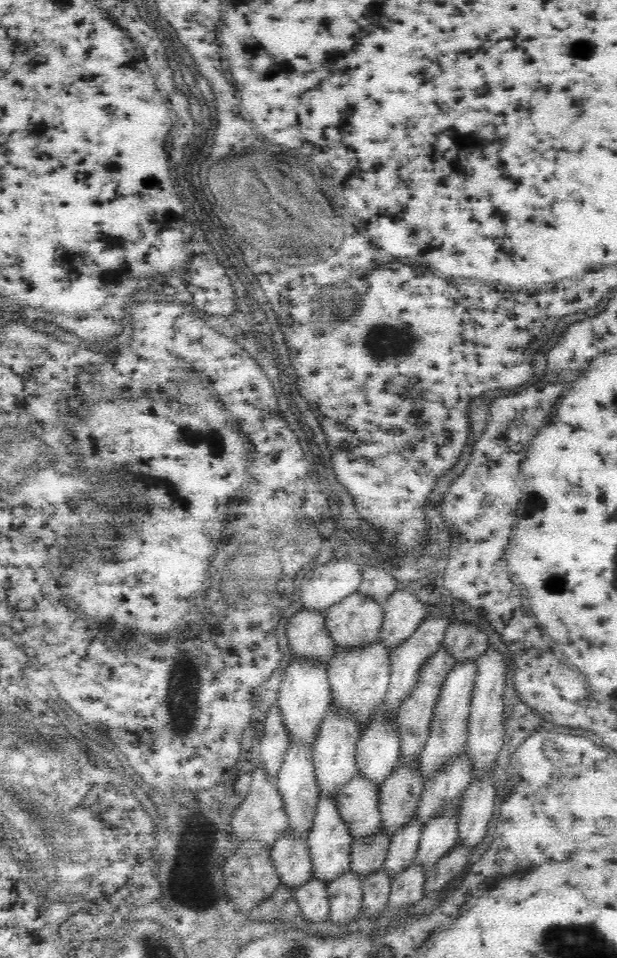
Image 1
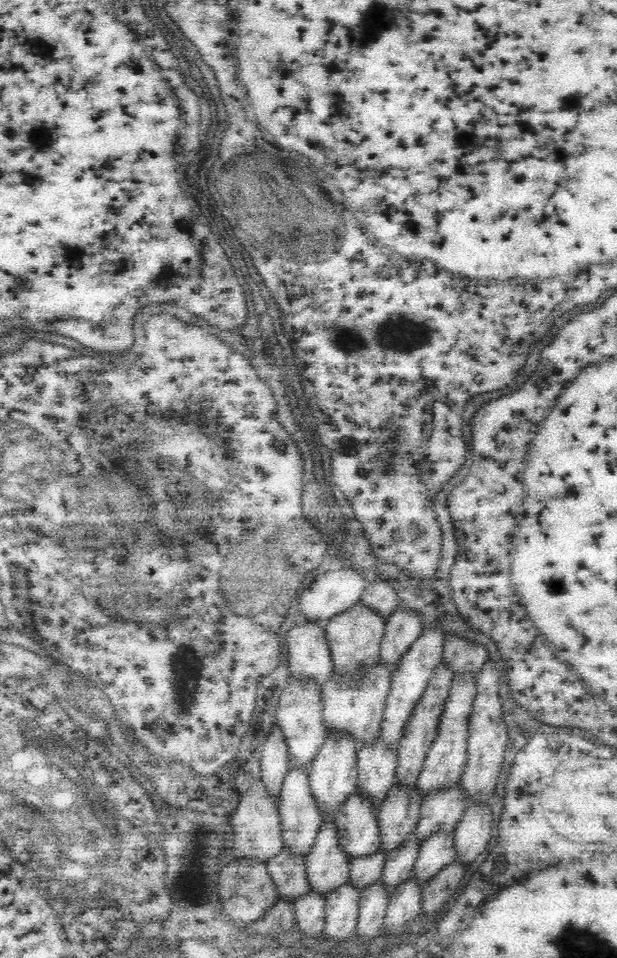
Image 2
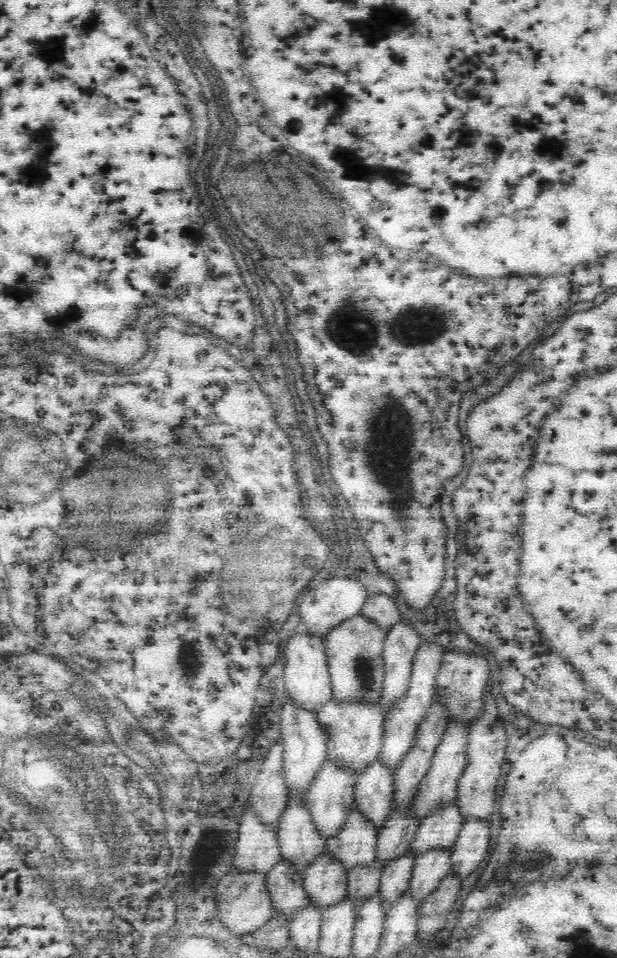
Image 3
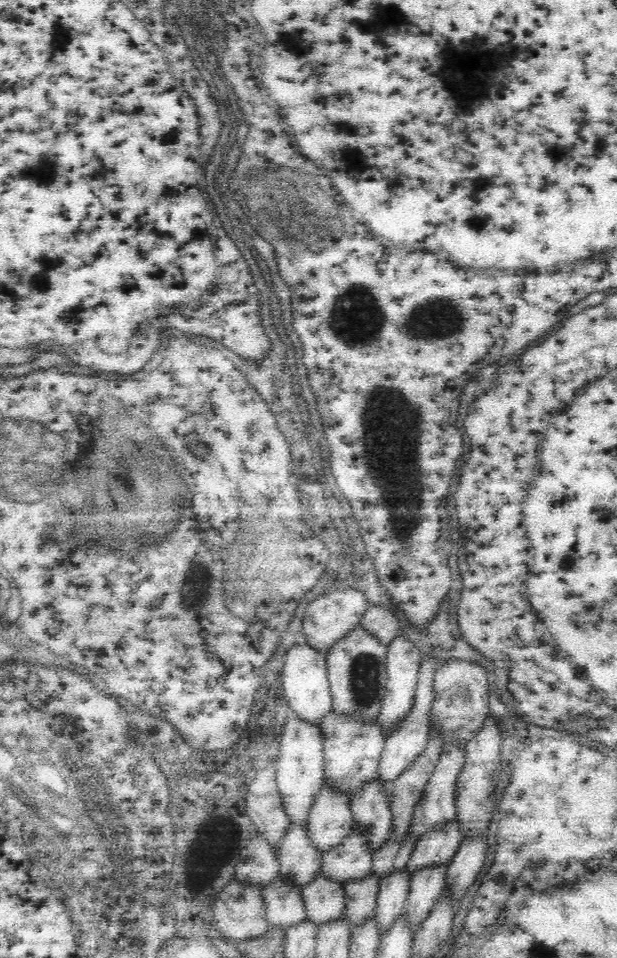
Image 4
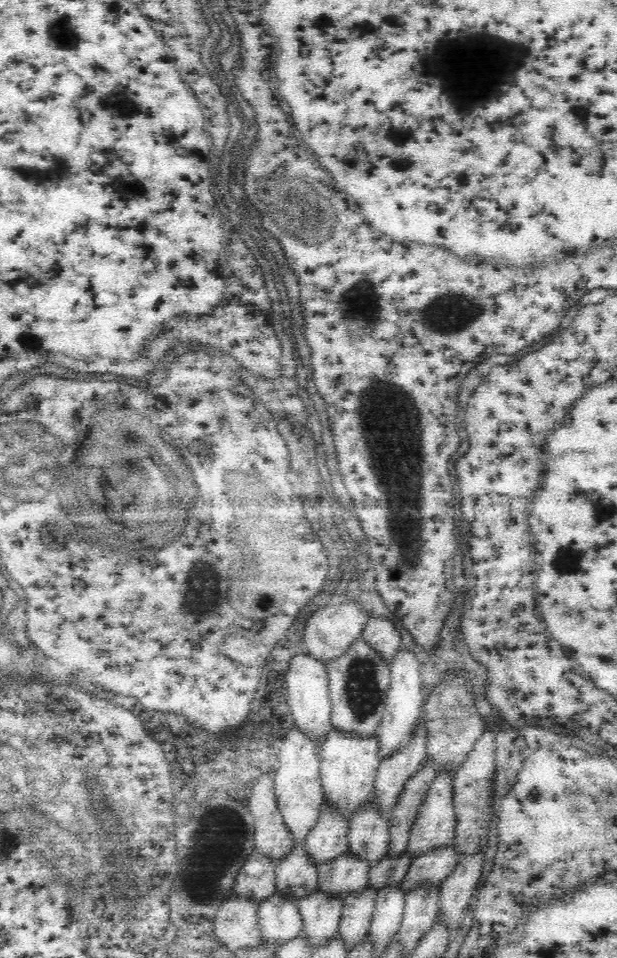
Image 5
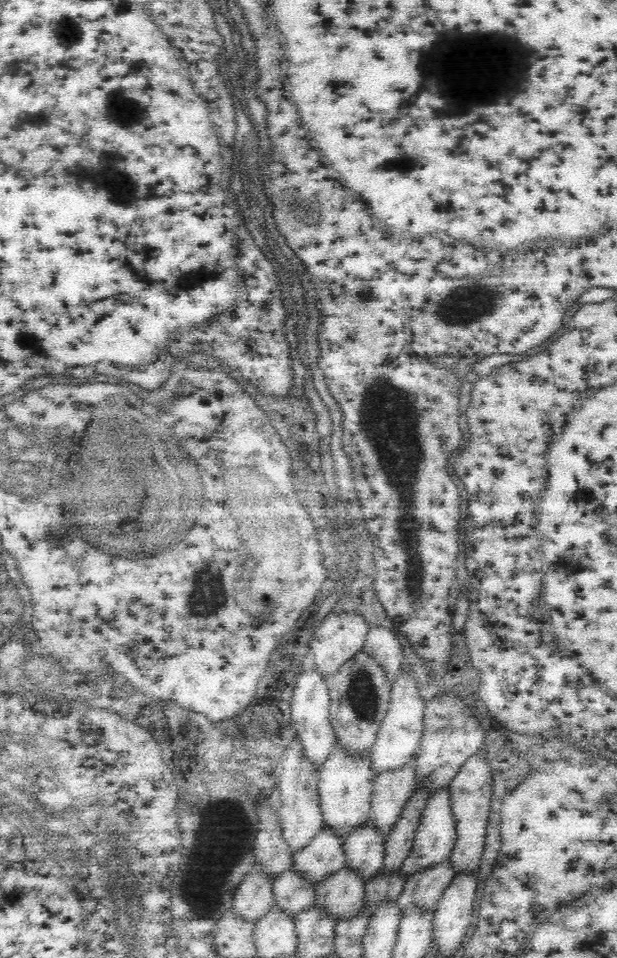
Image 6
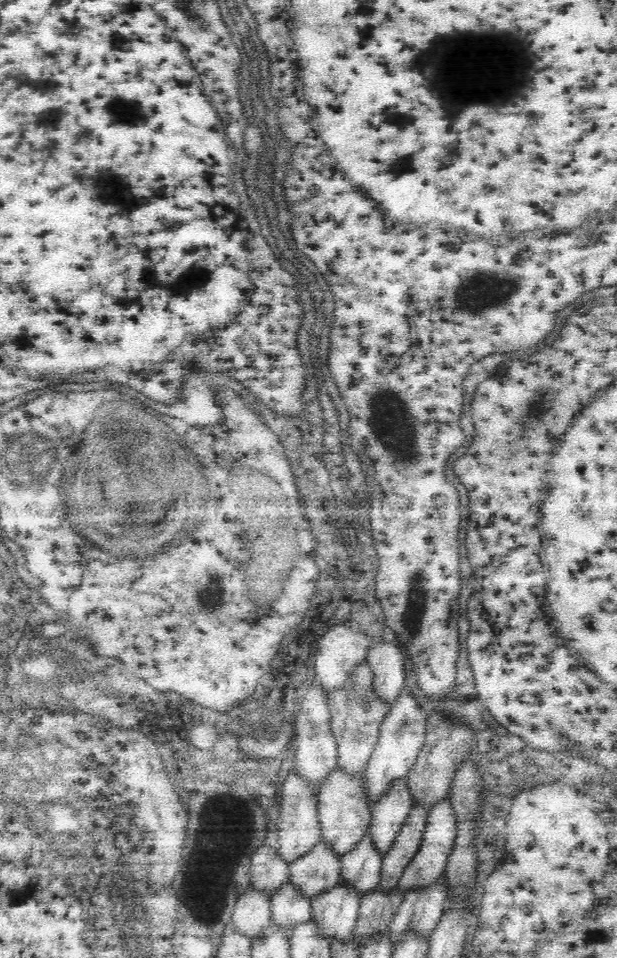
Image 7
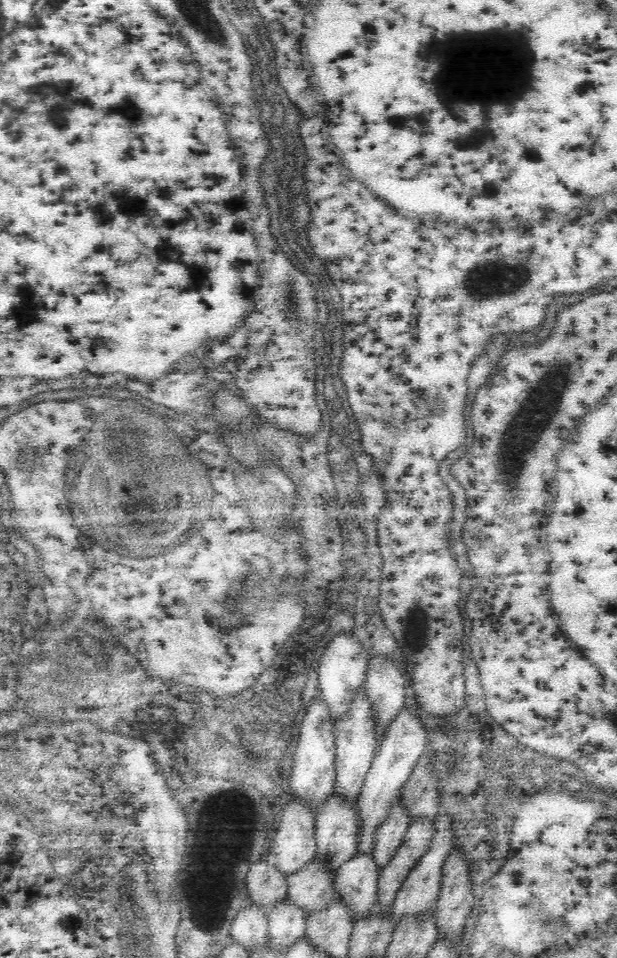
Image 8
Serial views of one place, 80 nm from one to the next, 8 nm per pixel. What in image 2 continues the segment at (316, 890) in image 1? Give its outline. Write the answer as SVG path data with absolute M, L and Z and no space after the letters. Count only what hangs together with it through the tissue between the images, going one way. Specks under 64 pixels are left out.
M308 891L293 904L298 935L302 934L304 938L320 938L325 925L324 906L324 897L314 891Z

